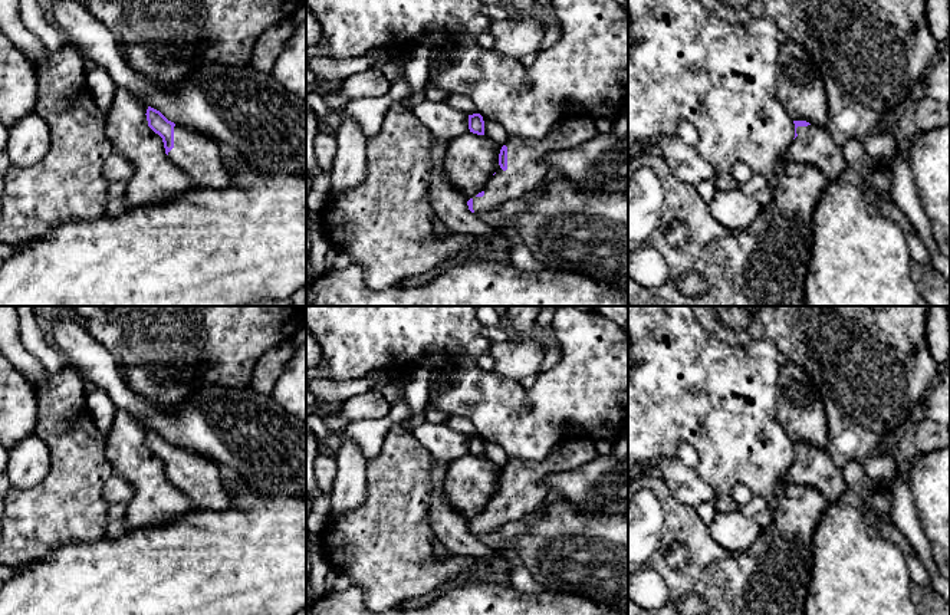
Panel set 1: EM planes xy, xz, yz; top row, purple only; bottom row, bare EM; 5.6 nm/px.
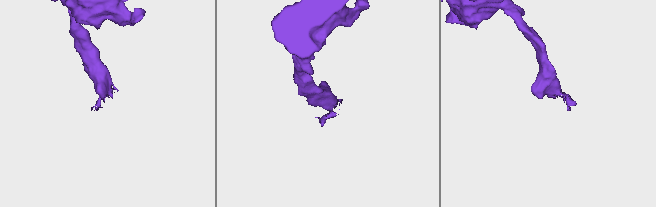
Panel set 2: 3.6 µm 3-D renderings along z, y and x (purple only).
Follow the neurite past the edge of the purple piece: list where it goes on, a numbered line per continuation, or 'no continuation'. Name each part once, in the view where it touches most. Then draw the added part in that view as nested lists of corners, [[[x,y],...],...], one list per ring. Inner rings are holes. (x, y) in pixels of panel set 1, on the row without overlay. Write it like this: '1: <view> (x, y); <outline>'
1: xz (526, 489); [[[588,438],[563,440],[538,464],[510,460],[507,491],[500,487],[490,499],[483,519],[473,520],[476,536],[500,529],[542,506],[550,489],[545,478],[552,473],[573,470],[599,457],[595,443]]]

